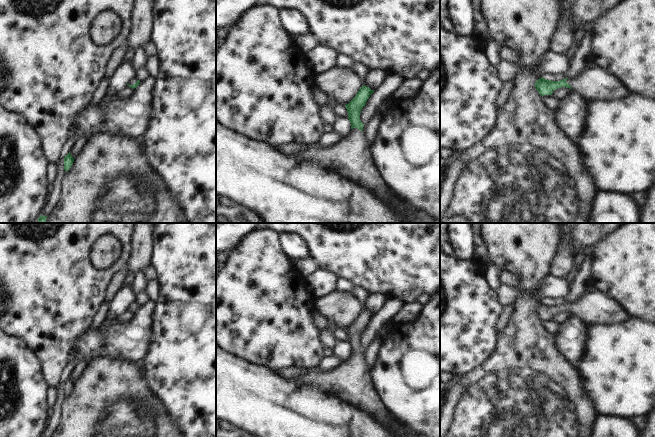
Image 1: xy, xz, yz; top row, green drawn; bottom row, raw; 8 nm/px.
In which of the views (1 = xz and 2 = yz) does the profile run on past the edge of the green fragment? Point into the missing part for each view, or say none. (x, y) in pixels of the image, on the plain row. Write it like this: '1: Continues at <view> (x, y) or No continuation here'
1: Continues at xz (350, 381)
2: Continues at yz (594, 306).

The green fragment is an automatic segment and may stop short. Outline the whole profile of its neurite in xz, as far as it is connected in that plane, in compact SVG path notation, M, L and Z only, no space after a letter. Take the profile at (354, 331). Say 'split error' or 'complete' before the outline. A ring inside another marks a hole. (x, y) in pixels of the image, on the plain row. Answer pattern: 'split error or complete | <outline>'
split error | M363 309L356 320L345 329L351 347L351 355L347 360L341 361L331 371L321 371L318 366L311 367L291 379L298 386L303 384L314 386L364 411L393 437L412 437L408 429L398 423L382 405L371 381L370 366L363 358L364 348L360 344L360 337L373 316L374 314Z

